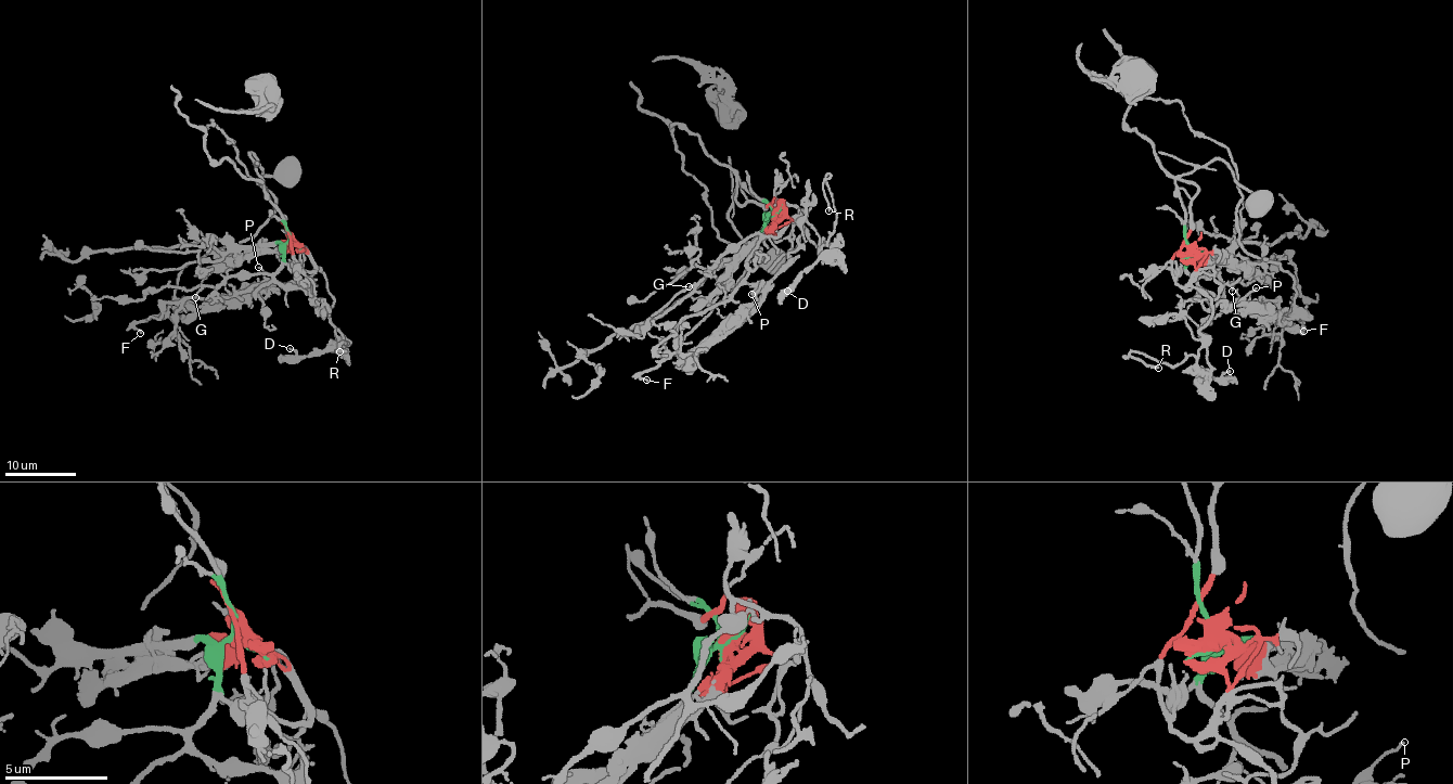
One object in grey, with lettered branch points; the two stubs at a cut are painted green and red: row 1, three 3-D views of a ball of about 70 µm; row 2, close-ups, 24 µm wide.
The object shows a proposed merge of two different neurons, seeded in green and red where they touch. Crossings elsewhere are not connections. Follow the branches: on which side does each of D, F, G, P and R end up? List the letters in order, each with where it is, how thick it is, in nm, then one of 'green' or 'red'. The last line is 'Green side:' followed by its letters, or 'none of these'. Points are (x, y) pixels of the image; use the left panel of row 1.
D: (290, 348) | 110 nm | red
F: (140, 333) | 110 nm | green
G: (195, 297) | 90 nm | green
P: (258, 267) | 100 nm | green
R: (339, 351) | 120 nm | red
Green side: F, G, P

